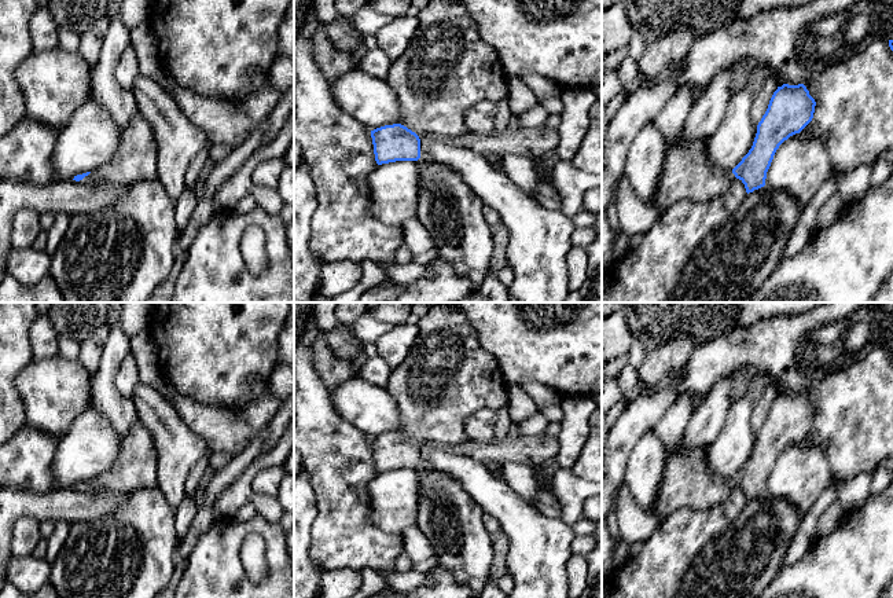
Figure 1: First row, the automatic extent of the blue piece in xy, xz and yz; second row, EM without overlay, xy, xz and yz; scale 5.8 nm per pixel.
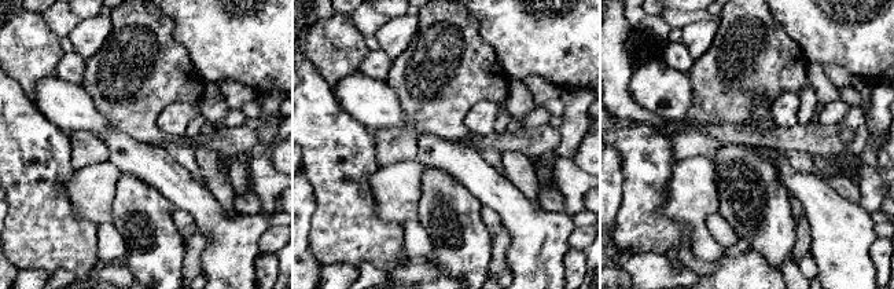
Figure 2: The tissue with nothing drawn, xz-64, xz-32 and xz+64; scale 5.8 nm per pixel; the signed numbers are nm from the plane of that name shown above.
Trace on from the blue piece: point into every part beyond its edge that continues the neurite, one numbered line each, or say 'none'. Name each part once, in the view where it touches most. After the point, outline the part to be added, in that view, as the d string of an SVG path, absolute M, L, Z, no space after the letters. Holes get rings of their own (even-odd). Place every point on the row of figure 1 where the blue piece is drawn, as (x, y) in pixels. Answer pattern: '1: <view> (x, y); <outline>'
1: xz (447, 68); M429 0L420 8L419 27L408 48L393 60L385 78L394 91L401 114L401 125L416 135L436 133L446 137L463 136L468 132L466 114L470 107L481 100L499 103L508 98L506 70L500 63L497 52L479 36L475 21L460 0Z

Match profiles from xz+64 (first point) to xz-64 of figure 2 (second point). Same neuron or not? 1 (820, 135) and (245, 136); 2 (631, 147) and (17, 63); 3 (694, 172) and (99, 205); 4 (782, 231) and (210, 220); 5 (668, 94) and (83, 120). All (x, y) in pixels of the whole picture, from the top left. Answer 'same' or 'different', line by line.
1: same
2: different
3: same
4: different
5: same

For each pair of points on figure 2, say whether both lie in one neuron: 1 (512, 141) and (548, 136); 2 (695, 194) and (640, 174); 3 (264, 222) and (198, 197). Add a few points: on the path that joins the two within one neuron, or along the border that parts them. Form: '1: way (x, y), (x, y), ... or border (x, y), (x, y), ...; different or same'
1: way (521, 141), (540, 141); same
2: border (676, 160), (662, 208), (668, 216); different
3: way (247, 223), (224, 223), (214, 213); same

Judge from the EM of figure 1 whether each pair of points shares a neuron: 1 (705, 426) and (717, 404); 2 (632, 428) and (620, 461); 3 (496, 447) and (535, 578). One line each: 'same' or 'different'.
1: same
2: same
3: different

